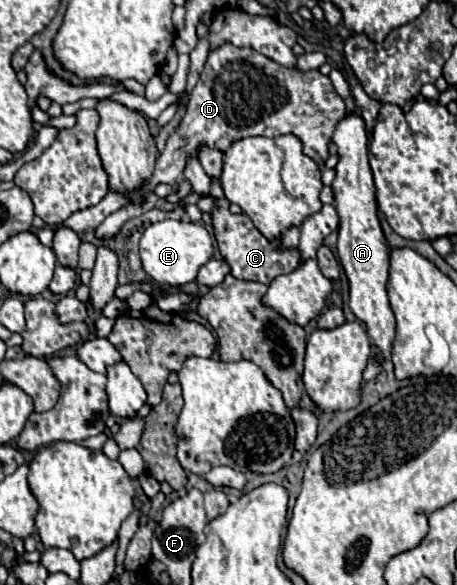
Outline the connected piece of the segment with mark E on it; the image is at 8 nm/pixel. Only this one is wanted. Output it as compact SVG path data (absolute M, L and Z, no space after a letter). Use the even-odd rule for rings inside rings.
M164 219L160 223L152 223L142 239L140 239L140 259L142 267L158 283L168 283L168 285L186 285L196 279L196 273L210 257L214 255L212 247L212 237L200 223L186 223L186 221L174 221L174 219Z

